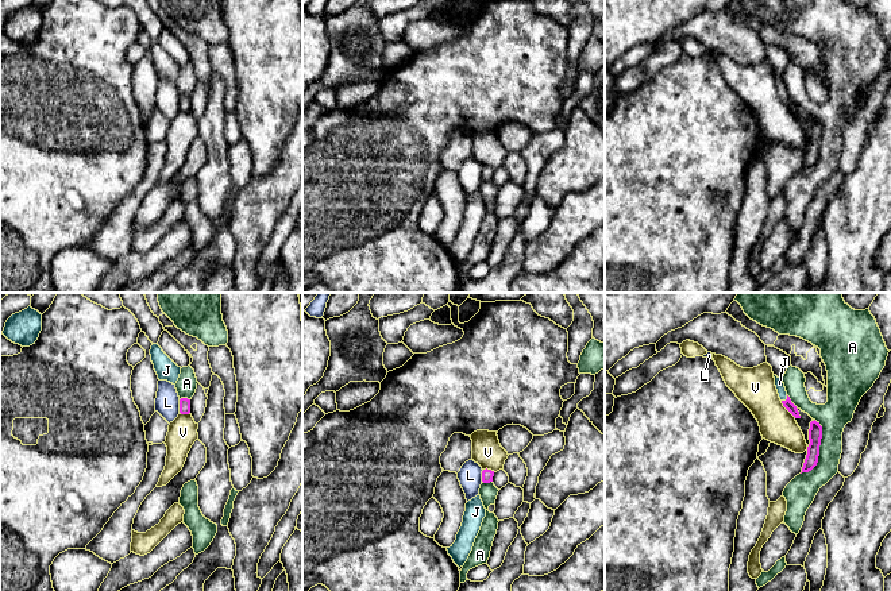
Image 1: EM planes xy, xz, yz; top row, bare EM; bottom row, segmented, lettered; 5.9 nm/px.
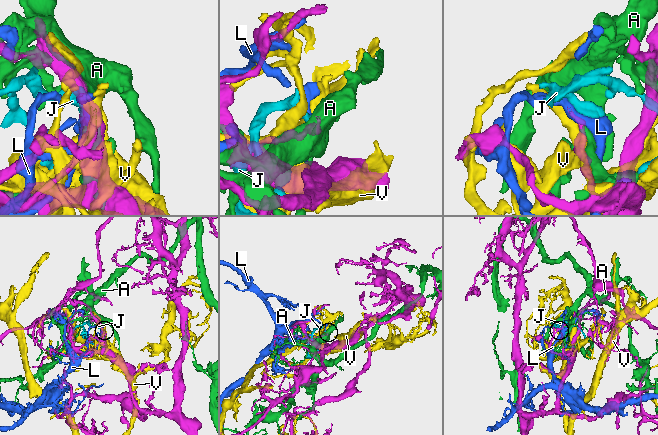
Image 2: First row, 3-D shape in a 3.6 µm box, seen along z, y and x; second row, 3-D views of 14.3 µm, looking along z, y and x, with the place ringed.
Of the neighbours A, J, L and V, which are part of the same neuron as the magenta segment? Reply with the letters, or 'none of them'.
J

